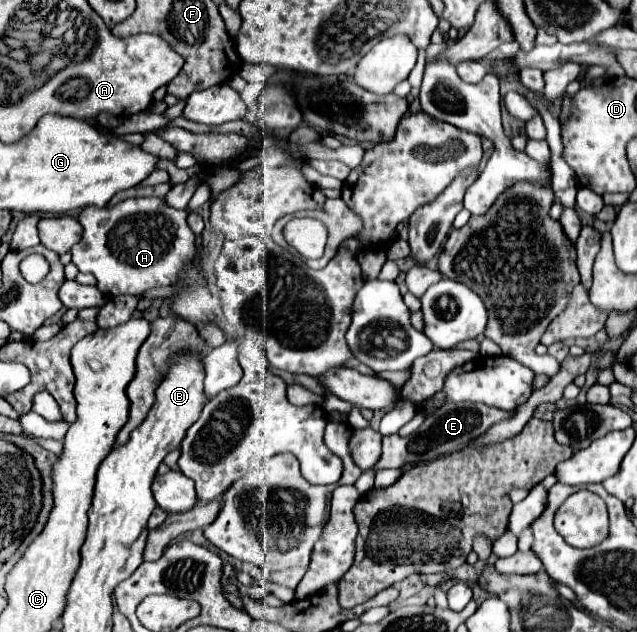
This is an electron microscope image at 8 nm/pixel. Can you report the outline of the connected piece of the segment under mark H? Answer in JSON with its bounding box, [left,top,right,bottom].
[71,197,195,297]

